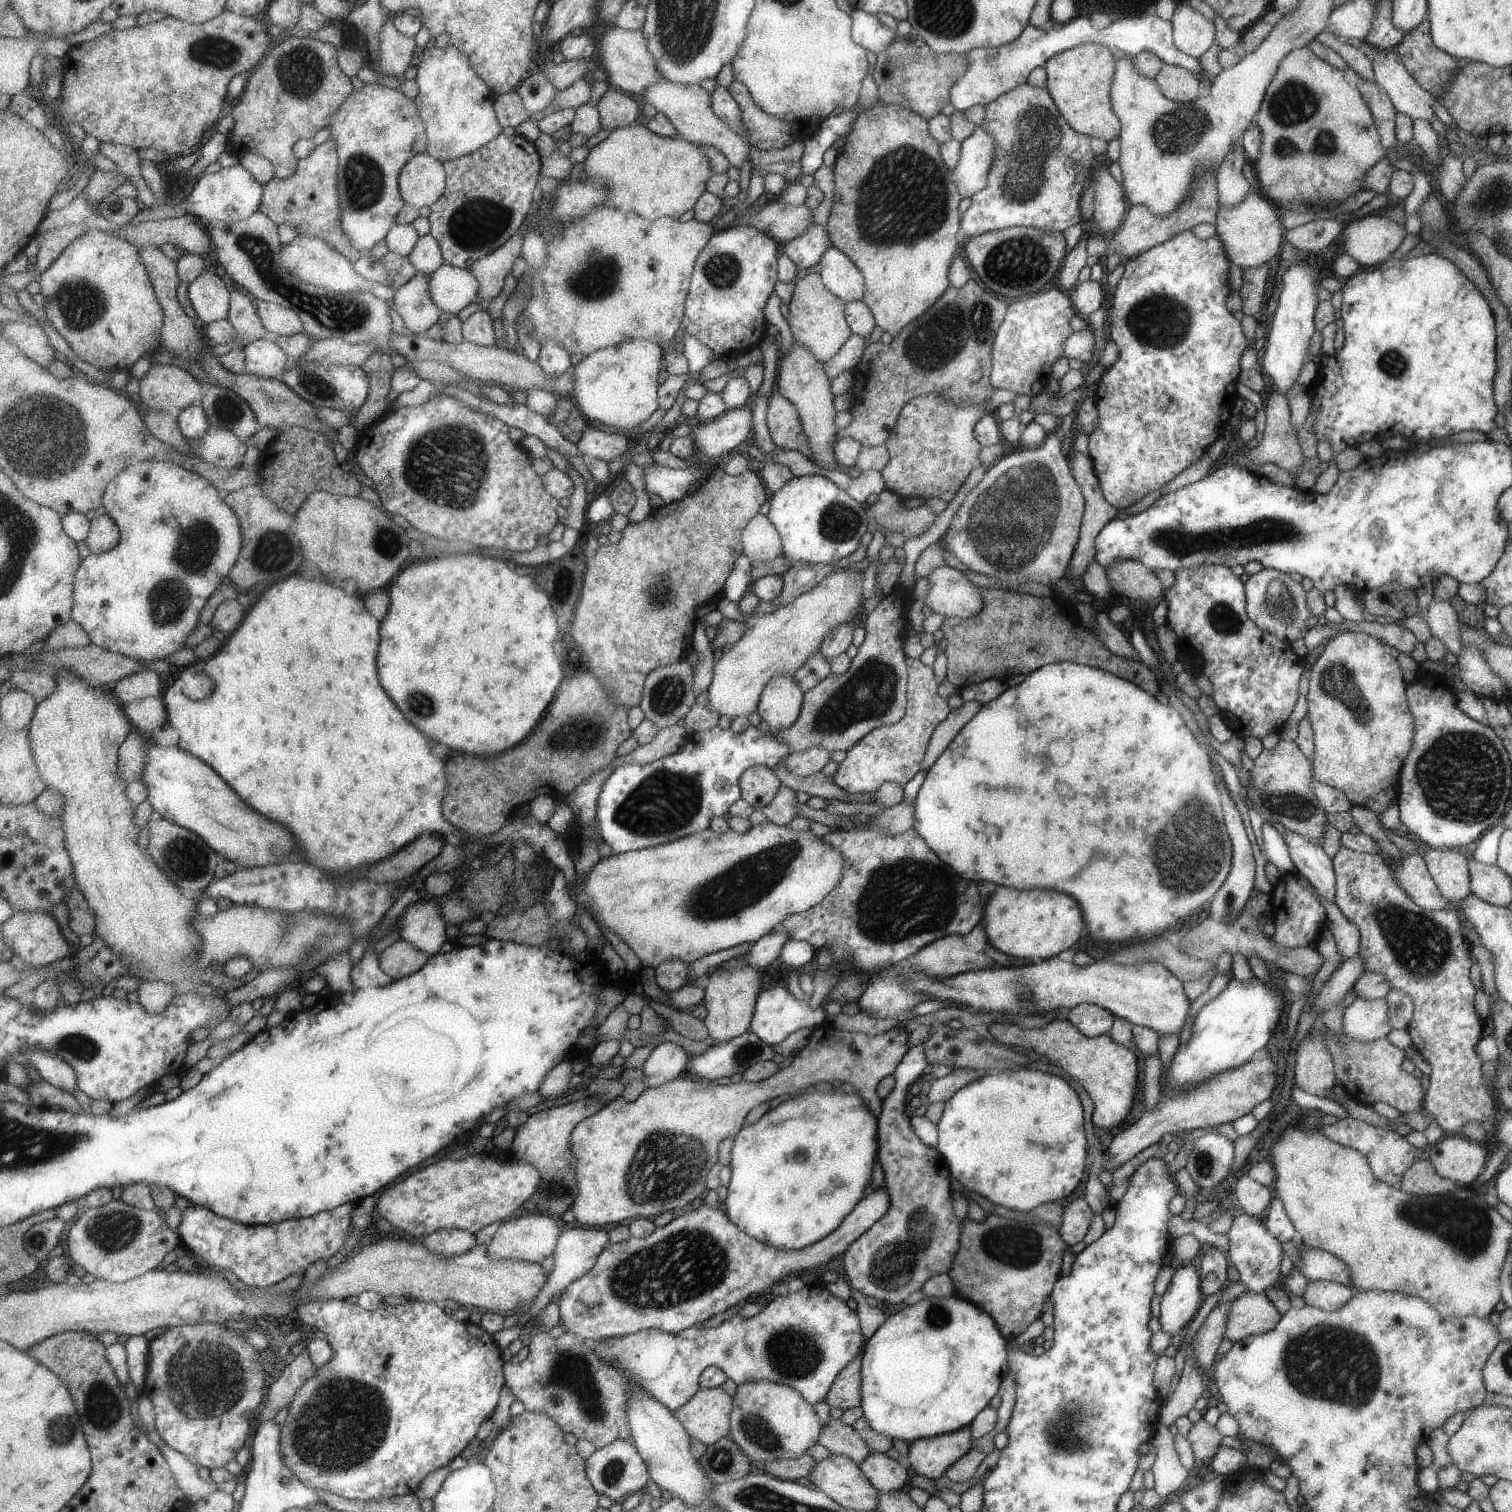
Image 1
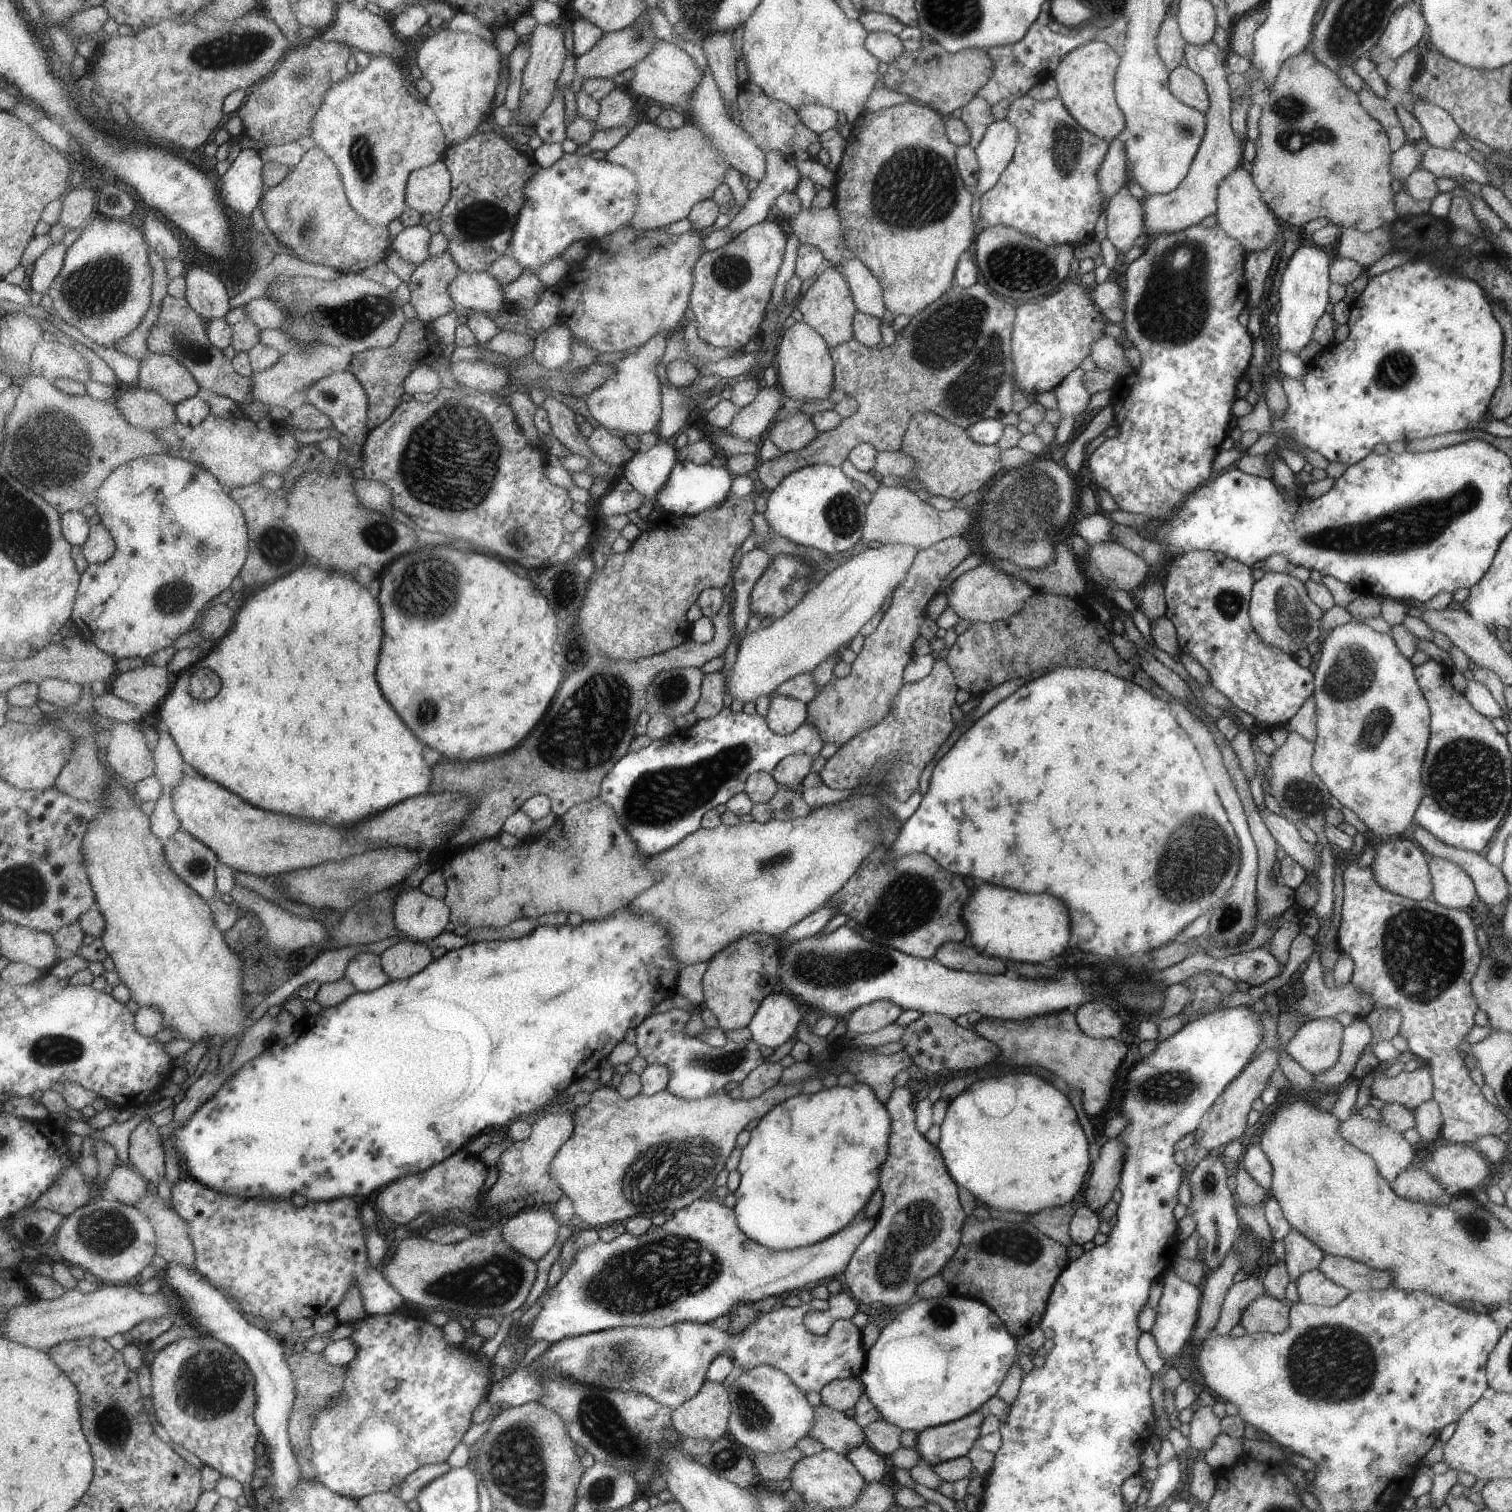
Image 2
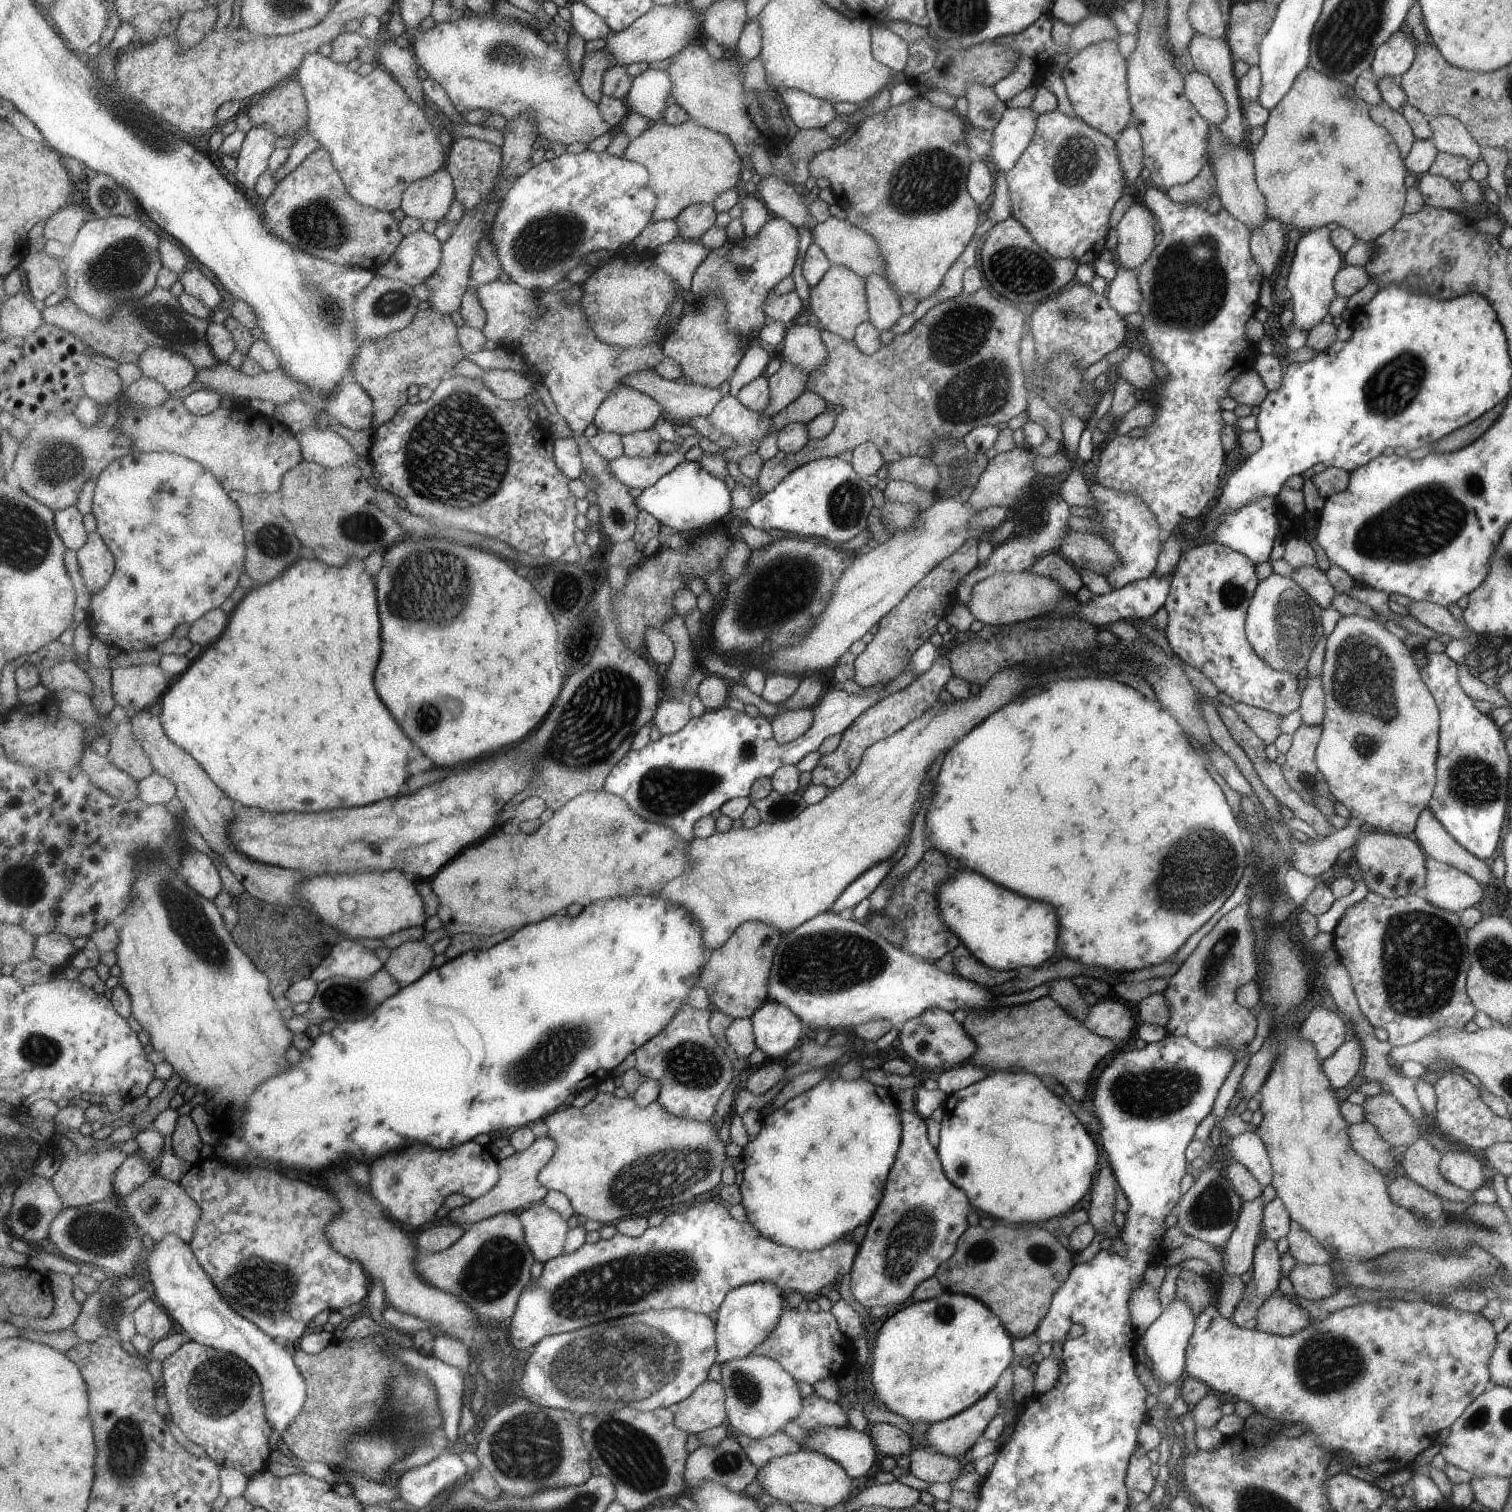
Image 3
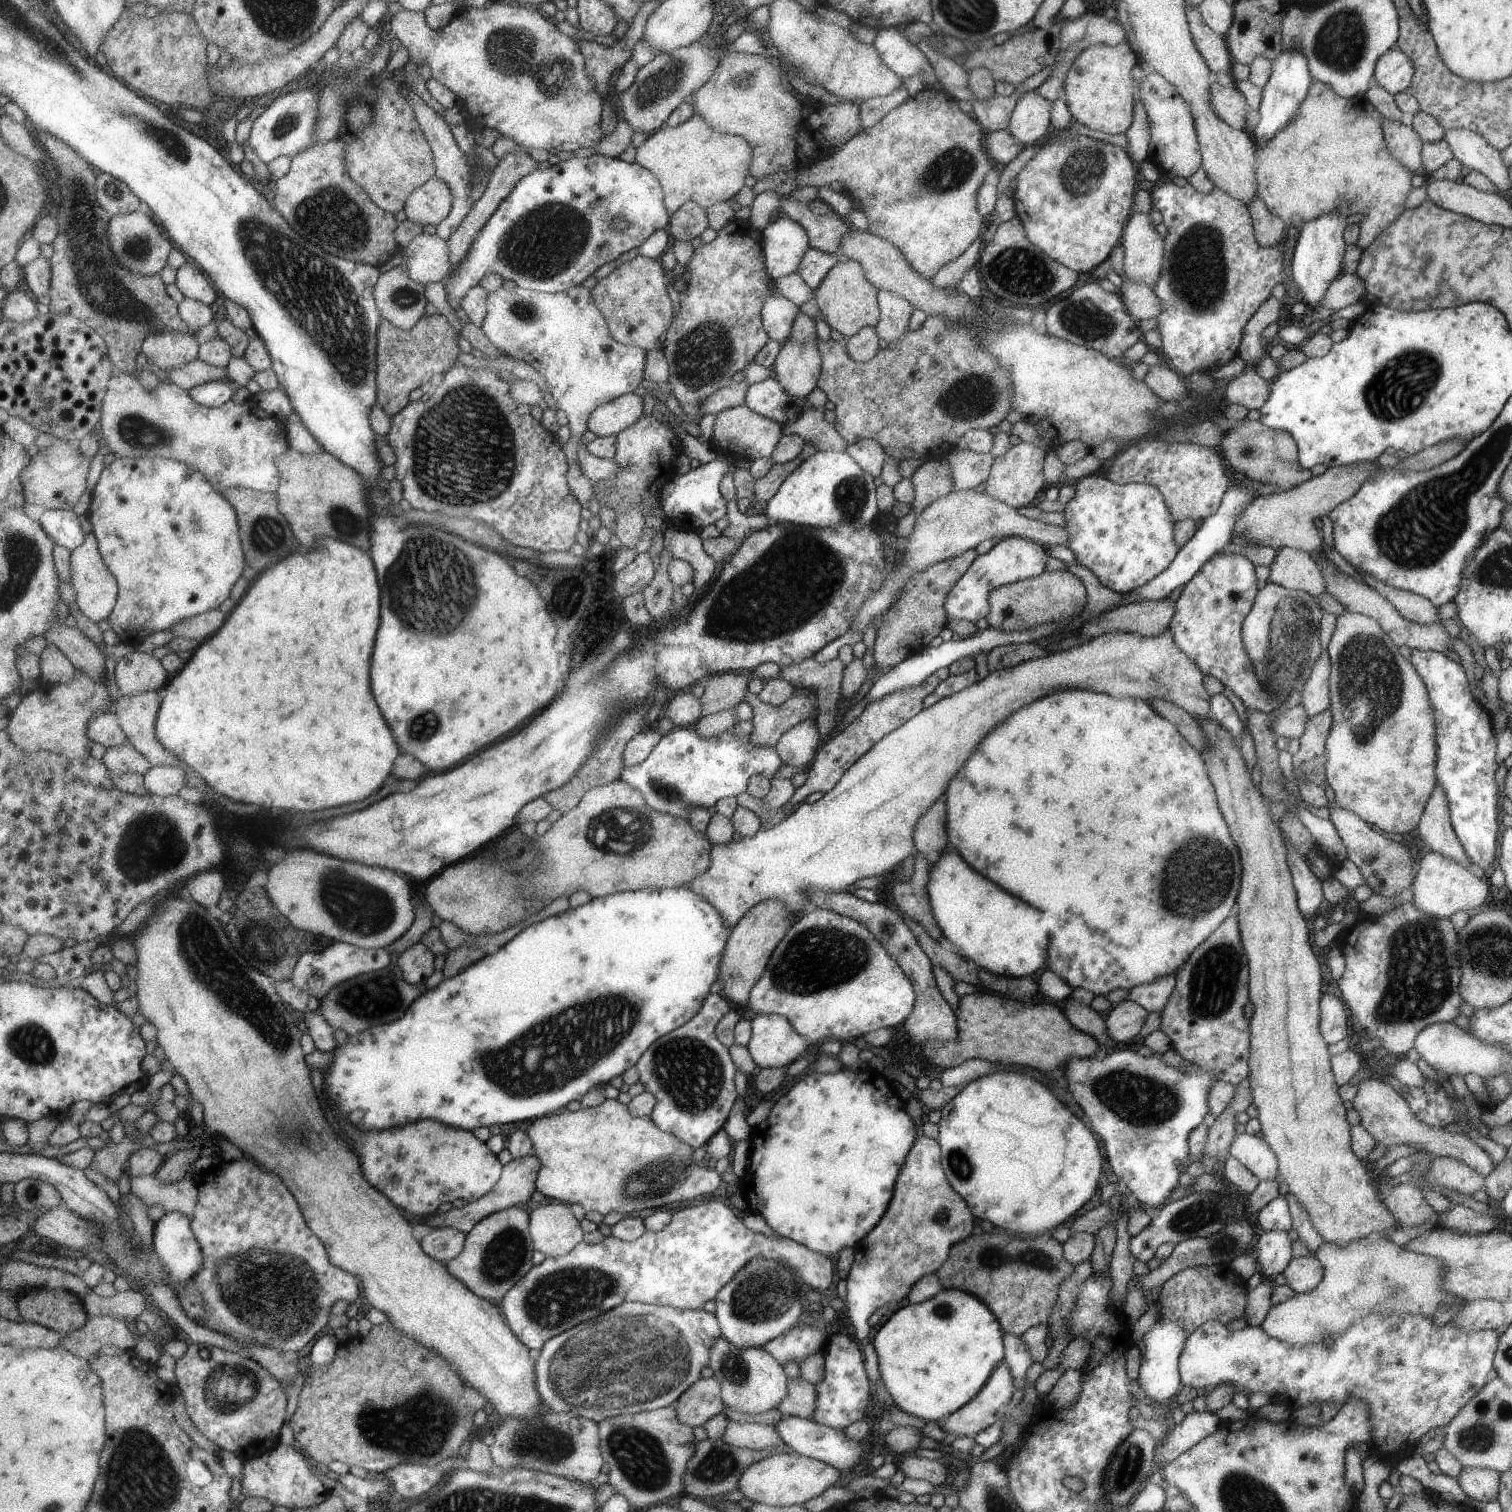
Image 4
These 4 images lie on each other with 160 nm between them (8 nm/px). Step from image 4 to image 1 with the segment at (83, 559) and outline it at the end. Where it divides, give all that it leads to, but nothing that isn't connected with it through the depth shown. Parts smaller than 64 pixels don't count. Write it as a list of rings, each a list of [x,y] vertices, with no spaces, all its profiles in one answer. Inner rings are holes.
[[[107,512],[92,520],[92,527],[87,537],[87,546],[92,553],[101,554],[119,546],[122,530],[117,521]]]

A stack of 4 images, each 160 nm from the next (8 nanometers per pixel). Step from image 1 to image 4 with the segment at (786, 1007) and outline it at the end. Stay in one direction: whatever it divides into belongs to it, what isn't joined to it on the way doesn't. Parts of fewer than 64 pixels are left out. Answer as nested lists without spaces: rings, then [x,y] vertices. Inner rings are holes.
[[[763,1013],[750,1020],[751,1034],[746,1049],[757,1069],[791,1064],[807,1043],[783,1015]]]

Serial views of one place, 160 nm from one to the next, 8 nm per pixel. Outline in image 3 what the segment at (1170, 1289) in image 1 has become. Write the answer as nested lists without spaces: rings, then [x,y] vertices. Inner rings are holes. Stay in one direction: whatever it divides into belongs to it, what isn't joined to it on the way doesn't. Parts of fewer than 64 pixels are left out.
[[[1177,1298],[1173,1299],[1165,1306],[1158,1318],[1155,1318],[1138,1342],[1145,1346],[1147,1359],[1151,1362],[1151,1372],[1163,1382],[1163,1387],[1171,1382],[1175,1382],[1183,1374],[1183,1358],[1186,1358],[1185,1346],[1190,1341],[1191,1330],[1193,1329],[1195,1314],[1191,1312],[1191,1306]]]

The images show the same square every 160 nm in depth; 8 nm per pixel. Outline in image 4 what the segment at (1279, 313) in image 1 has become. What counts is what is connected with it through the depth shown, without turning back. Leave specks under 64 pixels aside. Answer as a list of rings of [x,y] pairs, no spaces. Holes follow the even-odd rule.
[[[1326,212],[1307,221],[1298,232],[1291,260],[1291,278],[1308,310],[1318,306],[1327,287],[1340,273],[1343,250],[1346,250],[1343,244],[1343,228],[1346,228],[1347,224],[1348,218],[1341,213]]]

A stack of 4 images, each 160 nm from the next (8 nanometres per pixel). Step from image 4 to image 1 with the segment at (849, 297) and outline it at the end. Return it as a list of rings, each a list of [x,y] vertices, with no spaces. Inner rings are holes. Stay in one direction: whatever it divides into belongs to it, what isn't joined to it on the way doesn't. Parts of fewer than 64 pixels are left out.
[[[819,273],[807,274],[794,284],[789,300],[789,316],[786,319],[794,345],[804,346],[812,355],[824,363],[841,348],[852,333],[844,316],[845,302],[824,287]]]

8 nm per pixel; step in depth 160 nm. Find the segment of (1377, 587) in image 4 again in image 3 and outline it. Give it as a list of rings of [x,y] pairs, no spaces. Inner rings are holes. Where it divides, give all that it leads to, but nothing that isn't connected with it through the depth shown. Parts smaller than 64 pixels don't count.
[[[1414,601],[1406,607],[1407,615],[1415,618],[1438,635],[1447,634],[1452,640],[1467,638],[1467,628],[1462,619],[1455,619],[1449,614],[1446,607],[1426,601]]]

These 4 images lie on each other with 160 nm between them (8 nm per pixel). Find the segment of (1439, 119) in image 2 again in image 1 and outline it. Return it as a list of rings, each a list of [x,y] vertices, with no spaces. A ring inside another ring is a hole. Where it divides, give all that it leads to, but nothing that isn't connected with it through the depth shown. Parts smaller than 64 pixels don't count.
[[[1379,50],[1381,61],[1371,61],[1374,82],[1390,97],[1394,109],[1410,119],[1437,118],[1433,113],[1435,98],[1424,91],[1401,64],[1394,50]]]

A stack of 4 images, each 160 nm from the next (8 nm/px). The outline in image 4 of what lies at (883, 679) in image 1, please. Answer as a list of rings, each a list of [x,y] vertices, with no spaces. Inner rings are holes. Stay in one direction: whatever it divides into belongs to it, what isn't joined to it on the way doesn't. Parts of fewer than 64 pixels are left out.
[[[974,549],[966,550],[962,555],[949,557],[924,568],[921,572],[912,574],[908,582],[901,588],[901,595],[890,611],[883,616],[876,630],[873,646],[874,668],[876,670],[893,667],[898,662],[919,652],[927,646],[943,628],[945,611],[943,603],[945,595],[963,573],[971,561],[977,556]]]

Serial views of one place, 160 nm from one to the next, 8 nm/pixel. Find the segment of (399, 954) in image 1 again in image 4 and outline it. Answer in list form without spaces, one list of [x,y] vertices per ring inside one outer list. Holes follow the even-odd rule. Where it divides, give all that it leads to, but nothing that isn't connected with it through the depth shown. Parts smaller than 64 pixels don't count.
[[[423,942],[409,947],[398,956],[398,965],[403,972],[403,978],[412,985],[424,988],[424,982],[435,974],[436,954]]]

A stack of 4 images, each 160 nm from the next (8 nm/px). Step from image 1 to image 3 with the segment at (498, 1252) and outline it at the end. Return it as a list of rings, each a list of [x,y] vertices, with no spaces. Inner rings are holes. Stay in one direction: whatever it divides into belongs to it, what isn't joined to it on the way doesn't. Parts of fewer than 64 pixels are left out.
[[[537,1204],[519,1216],[523,1222],[525,1240],[536,1261],[543,1264],[561,1255],[571,1226],[563,1216],[547,1204]]]

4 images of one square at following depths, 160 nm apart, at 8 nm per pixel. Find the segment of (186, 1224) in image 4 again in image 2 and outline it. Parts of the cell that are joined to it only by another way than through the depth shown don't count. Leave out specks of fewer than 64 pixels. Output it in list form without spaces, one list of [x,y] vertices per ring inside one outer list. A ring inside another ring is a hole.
[[[169,1264],[169,1268],[162,1273],[162,1276],[171,1290],[175,1290],[182,1299],[189,1313],[195,1317],[195,1326],[201,1326],[216,1340],[221,1340],[231,1348],[235,1348],[253,1370],[257,1380],[257,1396],[259,1396],[256,1420],[261,1431],[261,1441],[266,1445],[266,1455],[269,1458],[267,1468],[262,1471],[265,1475],[263,1488],[269,1488],[269,1492],[273,1492],[271,1502],[291,1498],[295,1494],[295,1488],[299,1488],[302,1478],[301,1466],[289,1442],[289,1418],[297,1398],[297,1384],[287,1364],[289,1358],[287,1350],[279,1342],[281,1338],[275,1338],[272,1332],[256,1321],[253,1324],[253,1319],[243,1314],[232,1300],[225,1298],[219,1290],[213,1288],[212,1284],[205,1282],[197,1272],[189,1270],[185,1264]]]

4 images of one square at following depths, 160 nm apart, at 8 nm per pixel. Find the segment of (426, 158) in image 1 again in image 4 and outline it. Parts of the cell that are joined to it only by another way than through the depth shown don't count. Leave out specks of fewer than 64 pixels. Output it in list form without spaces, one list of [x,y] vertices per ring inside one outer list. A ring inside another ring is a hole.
[[[435,176],[423,184],[422,187],[419,187],[418,190],[407,199],[404,212],[407,214],[407,218],[413,222],[423,225],[432,224],[437,228],[439,223],[442,223],[448,218],[453,207],[454,194],[453,191],[450,190],[450,184],[447,184],[447,181]]]

